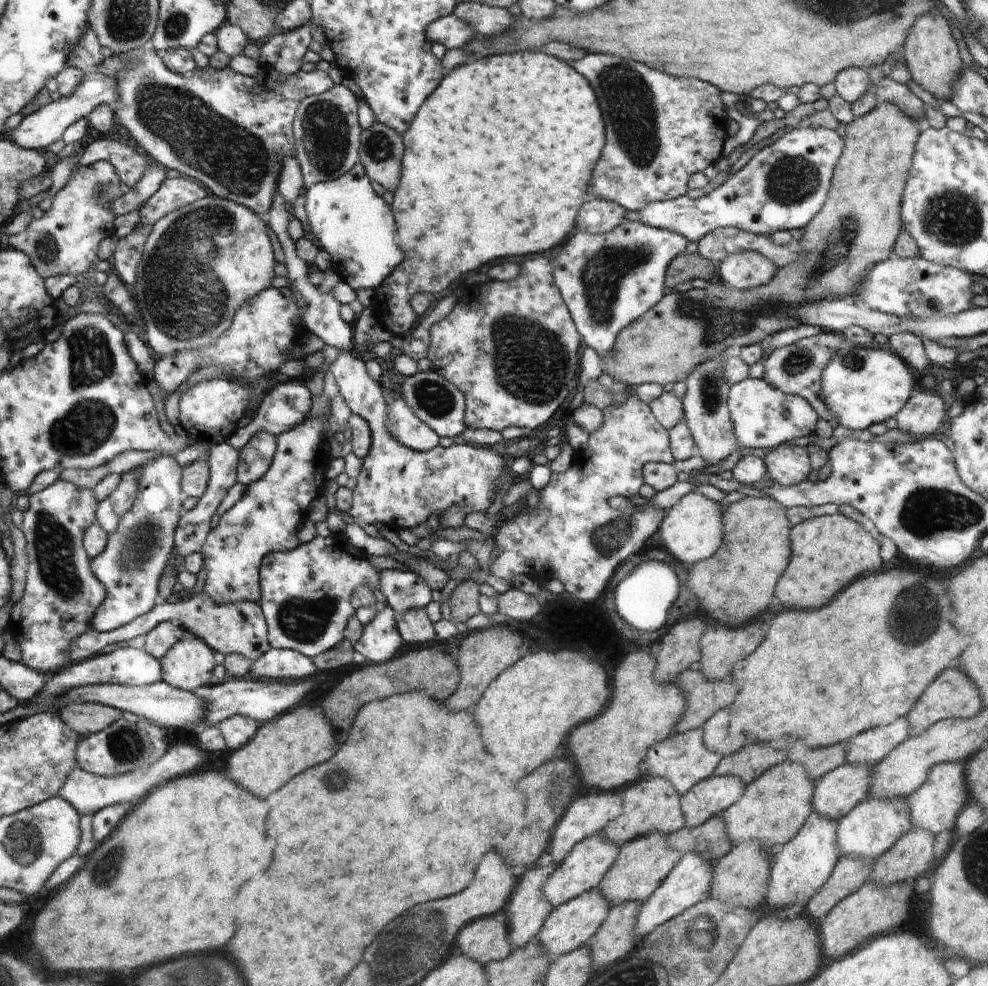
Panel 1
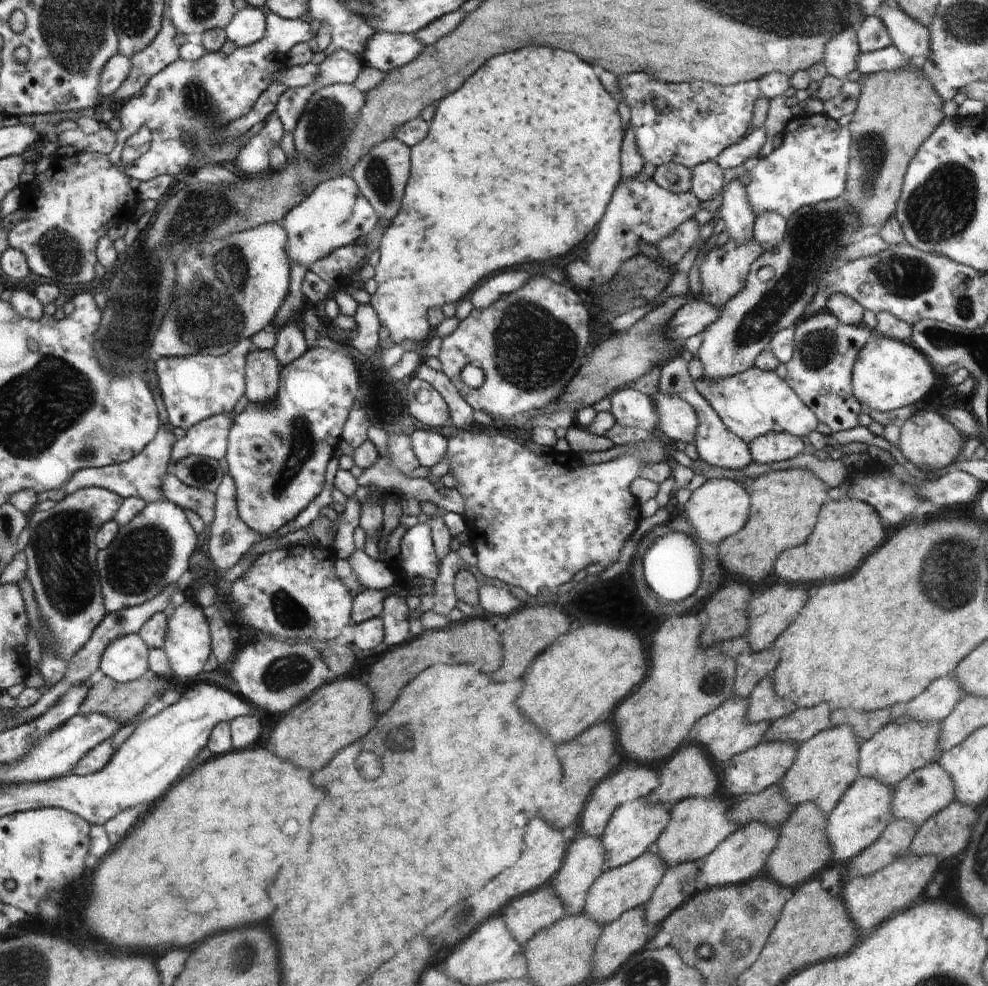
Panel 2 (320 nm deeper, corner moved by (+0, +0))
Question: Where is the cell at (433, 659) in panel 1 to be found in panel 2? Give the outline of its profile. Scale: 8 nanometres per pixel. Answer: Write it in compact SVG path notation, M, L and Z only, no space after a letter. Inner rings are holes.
M468 618L448 624L445 628L425 630L406 643L383 650L383 655L365 678L374 692L375 711L384 714L397 702L402 690L422 671L436 663L478 665L481 671L491 674L503 663L503 638L489 618Z

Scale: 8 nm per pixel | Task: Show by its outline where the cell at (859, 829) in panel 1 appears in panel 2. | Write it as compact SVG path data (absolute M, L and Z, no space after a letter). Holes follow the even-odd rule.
M937 762L930 763L914 771L898 783L893 793L893 813L895 818L908 819L916 826L932 818L939 810L946 808L955 800L955 788L951 776Z

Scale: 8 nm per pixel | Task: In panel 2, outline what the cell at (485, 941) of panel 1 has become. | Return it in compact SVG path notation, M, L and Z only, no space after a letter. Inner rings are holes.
M549 884L513 900L502 916L515 939L524 944L539 930L564 918L565 904Z

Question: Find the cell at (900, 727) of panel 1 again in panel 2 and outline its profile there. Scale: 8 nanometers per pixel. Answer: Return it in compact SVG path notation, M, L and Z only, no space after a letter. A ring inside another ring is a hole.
M952 674L933 680L932 684L907 703L900 703L891 710L891 722L907 716L929 723L943 721L966 696L963 684Z

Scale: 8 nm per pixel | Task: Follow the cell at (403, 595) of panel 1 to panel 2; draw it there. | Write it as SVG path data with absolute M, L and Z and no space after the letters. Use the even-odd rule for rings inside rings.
M356 549L347 558L362 589L377 591L394 590L396 578L394 572L383 561L372 559L364 549Z

